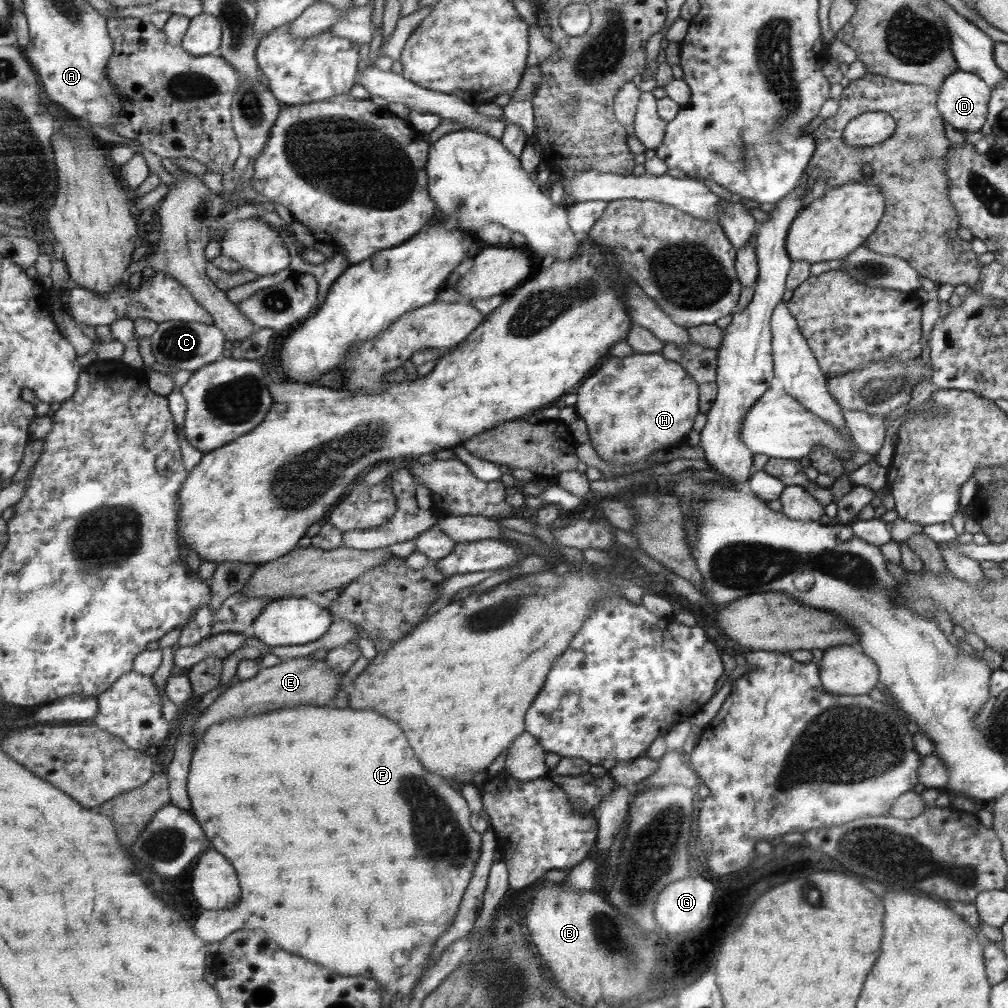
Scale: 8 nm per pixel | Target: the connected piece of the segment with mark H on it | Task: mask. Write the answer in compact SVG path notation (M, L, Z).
M633 353L625 358L611 357L599 370L595 370L595 374L591 374L578 386L575 394L577 401L573 409L586 424L589 444L599 458L612 465L647 460L658 450L667 451L683 444L683 436L691 430L693 418L698 413L698 384L679 363L660 353Z

